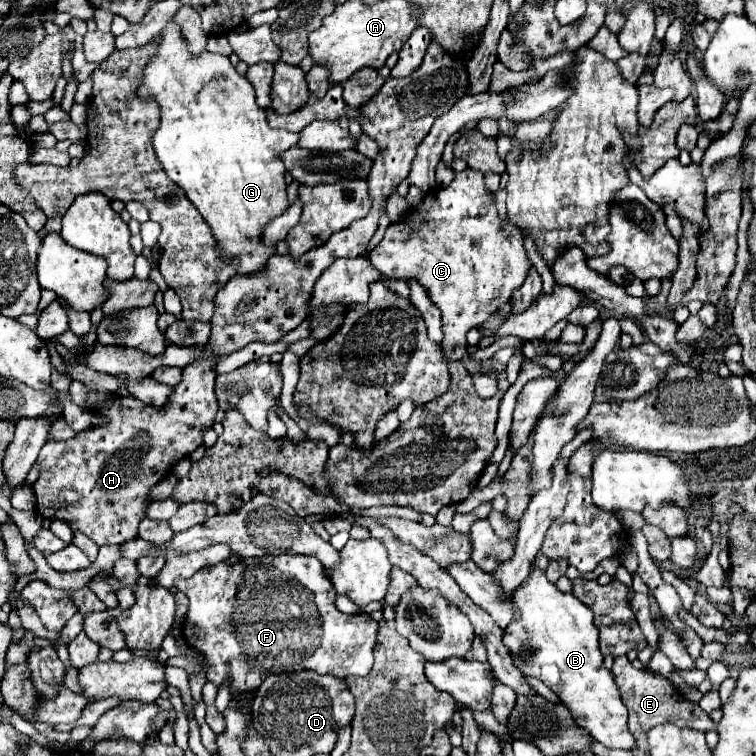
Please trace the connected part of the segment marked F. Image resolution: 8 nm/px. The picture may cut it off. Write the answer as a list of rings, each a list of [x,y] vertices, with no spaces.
[[[283,553],[281,557],[249,557],[249,561],[239,561],[237,565],[217,563],[211,569],[197,571],[189,579],[179,579],[175,585],[189,599],[183,635],[193,649],[203,653],[209,665],[207,679],[215,685],[221,685],[227,675],[231,675],[233,691],[245,691],[257,689],[273,671],[285,673],[311,669],[319,675],[333,675],[341,679],[349,675],[367,675],[371,671],[379,623],[369,615],[345,615],[335,607],[337,591],[317,557]]]

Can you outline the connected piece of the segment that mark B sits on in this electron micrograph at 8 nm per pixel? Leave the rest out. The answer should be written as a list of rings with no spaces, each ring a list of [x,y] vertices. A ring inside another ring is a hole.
[[[531,563],[527,579],[513,593],[519,619],[505,629],[503,641],[511,649],[513,663],[523,675],[543,681],[571,709],[577,725],[585,727],[599,743],[611,749],[633,749],[635,739],[627,729],[627,709],[621,703],[611,671],[603,667],[593,613],[573,595],[563,593]]]

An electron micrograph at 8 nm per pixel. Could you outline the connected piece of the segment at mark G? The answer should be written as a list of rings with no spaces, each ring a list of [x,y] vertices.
[[[169,21],[155,39],[157,51],[141,69],[141,83],[137,87],[137,97],[143,101],[157,101],[161,109],[161,123],[151,137],[155,155],[167,177],[185,191],[189,201],[205,217],[225,255],[239,261],[237,273],[255,273],[275,253],[275,247],[261,245],[261,229],[287,209],[285,167],[277,155],[293,147],[299,141],[299,133],[271,129],[265,119],[265,109],[255,103],[253,85],[235,71],[229,57],[209,51],[191,55],[189,43],[175,21]]]

